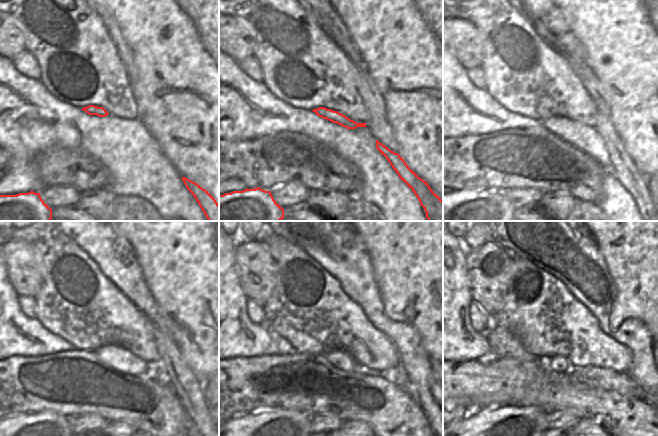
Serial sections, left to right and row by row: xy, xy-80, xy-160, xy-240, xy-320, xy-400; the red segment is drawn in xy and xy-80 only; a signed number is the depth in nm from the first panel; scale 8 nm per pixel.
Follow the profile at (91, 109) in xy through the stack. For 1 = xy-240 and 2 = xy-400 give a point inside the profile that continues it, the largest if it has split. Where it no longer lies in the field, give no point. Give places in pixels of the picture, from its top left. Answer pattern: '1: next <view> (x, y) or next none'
1: next xy-240 (119, 358)
2: next xy-400 (557, 364)

